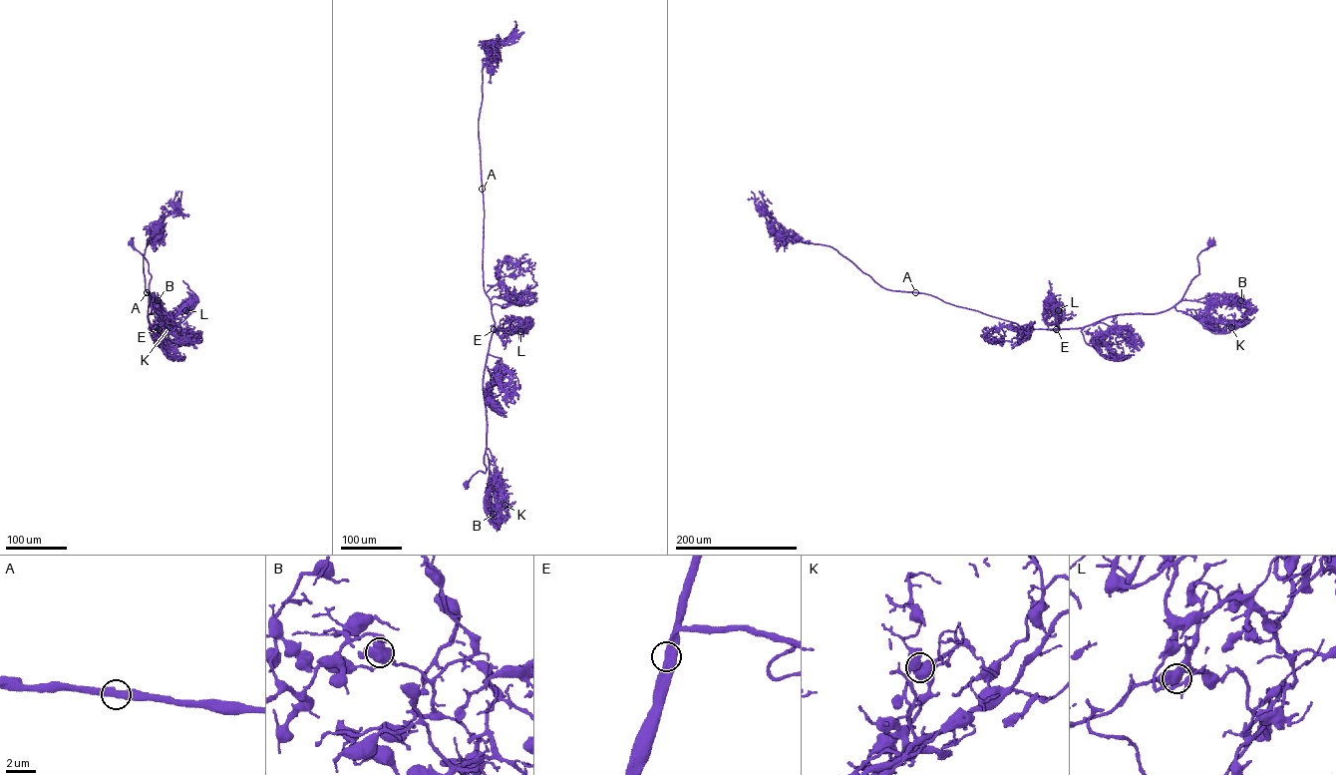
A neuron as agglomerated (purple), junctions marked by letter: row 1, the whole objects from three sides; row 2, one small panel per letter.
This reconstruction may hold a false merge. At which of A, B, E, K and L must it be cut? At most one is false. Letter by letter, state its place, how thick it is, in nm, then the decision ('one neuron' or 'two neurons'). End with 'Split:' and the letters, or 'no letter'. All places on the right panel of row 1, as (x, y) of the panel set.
A: place (915, 292); calibre 440 nm; one neuron
B: place (1240, 300); calibre 650 nm; one neuron
E: place (1056, 329); calibre 600 nm; one neuron
K: place (1231, 327); calibre 600 nm; one neuron
L: place (1058, 310); calibre 550 nm; one neuron
Split: no letter

